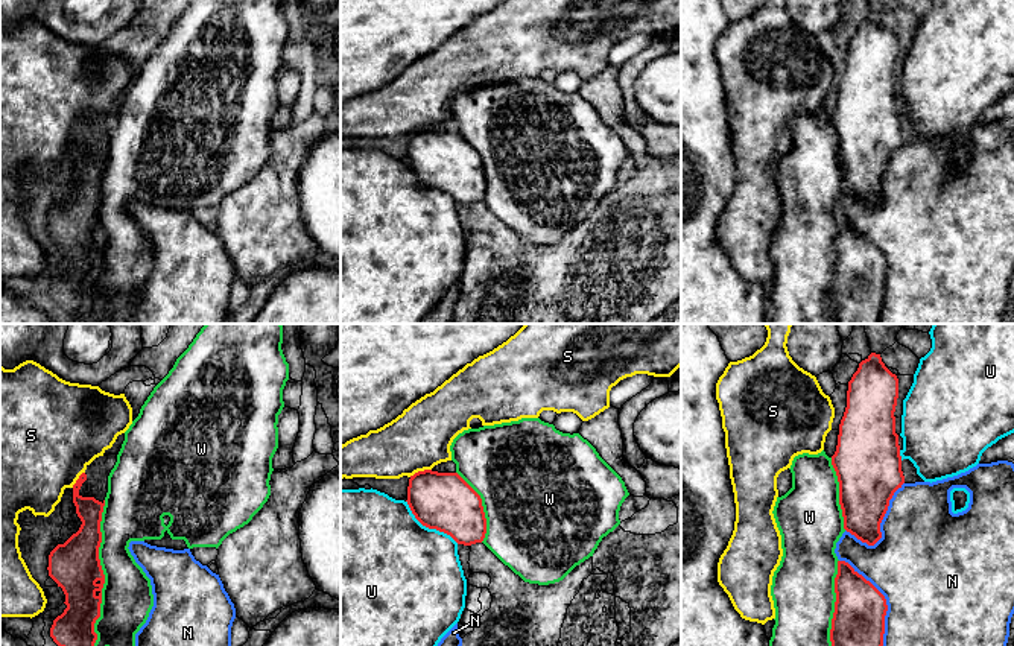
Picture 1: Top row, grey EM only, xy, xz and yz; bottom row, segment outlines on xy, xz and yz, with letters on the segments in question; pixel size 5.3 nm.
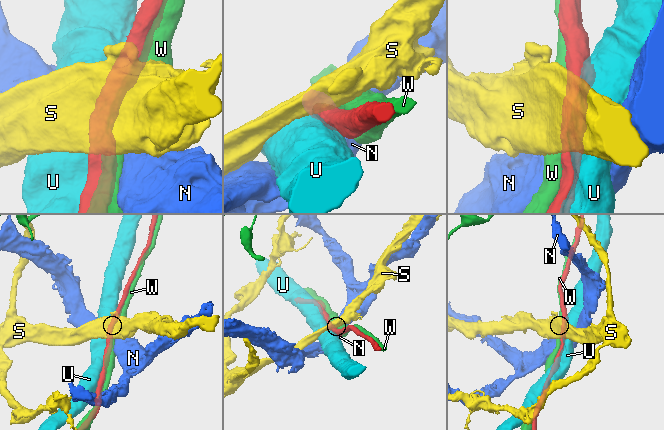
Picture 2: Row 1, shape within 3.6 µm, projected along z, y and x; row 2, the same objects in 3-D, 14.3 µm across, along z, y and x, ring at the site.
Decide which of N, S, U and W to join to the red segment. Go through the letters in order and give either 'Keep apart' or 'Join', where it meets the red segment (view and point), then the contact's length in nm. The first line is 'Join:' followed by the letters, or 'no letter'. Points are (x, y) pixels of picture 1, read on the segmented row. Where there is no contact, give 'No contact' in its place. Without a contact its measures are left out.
Join: W
N: Keep apart. Touches red at yz (885, 599). Shared border 500 nm
S: Keep apart. Touches red at xz (420, 471). Shared border 130 nm
U: Keep apart. Touches red at xz (429, 528). Shared border 360 nm
W: Join. Touches red at xy (102, 573). Shared border 750 nm

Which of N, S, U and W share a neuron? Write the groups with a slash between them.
N / S / U / W

